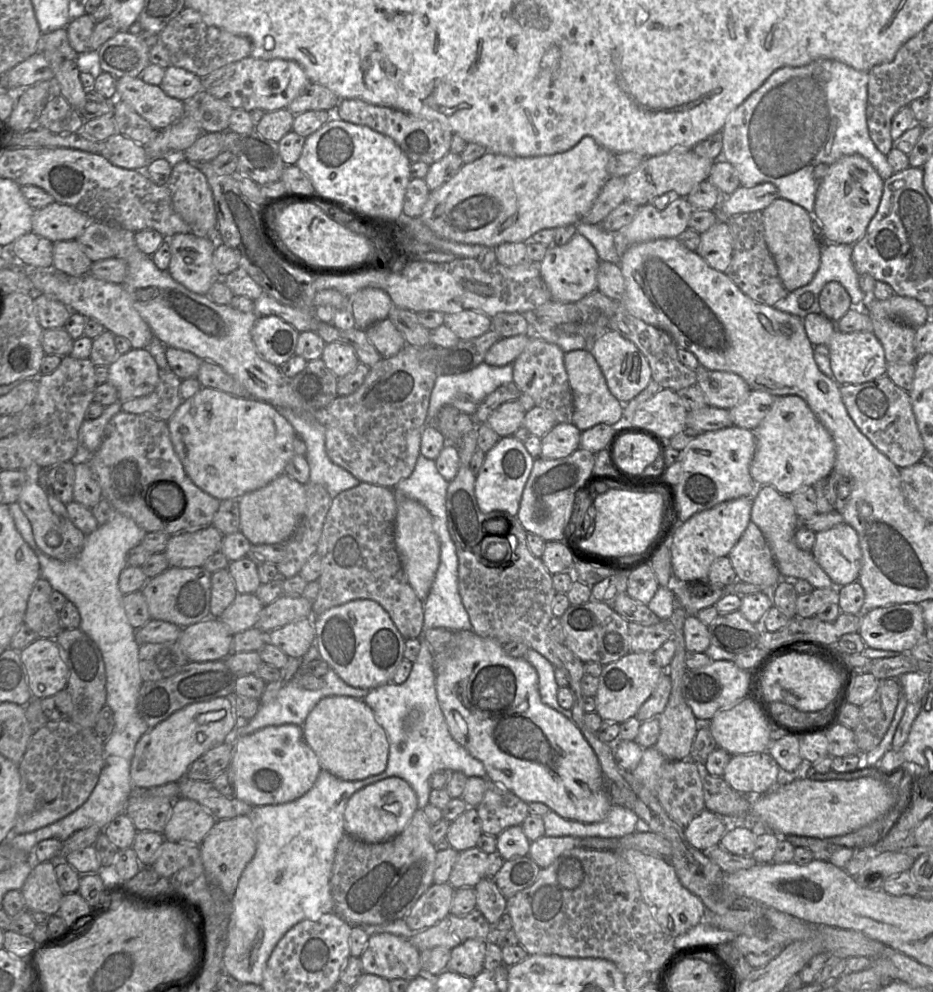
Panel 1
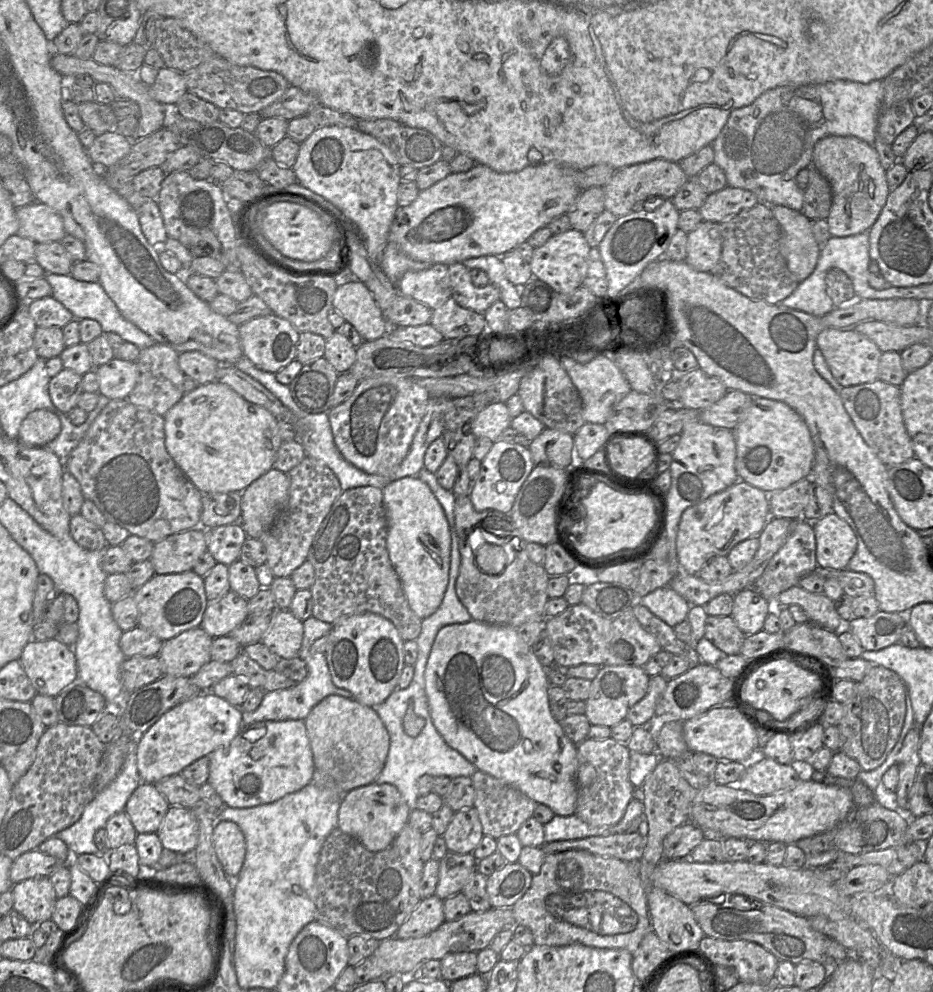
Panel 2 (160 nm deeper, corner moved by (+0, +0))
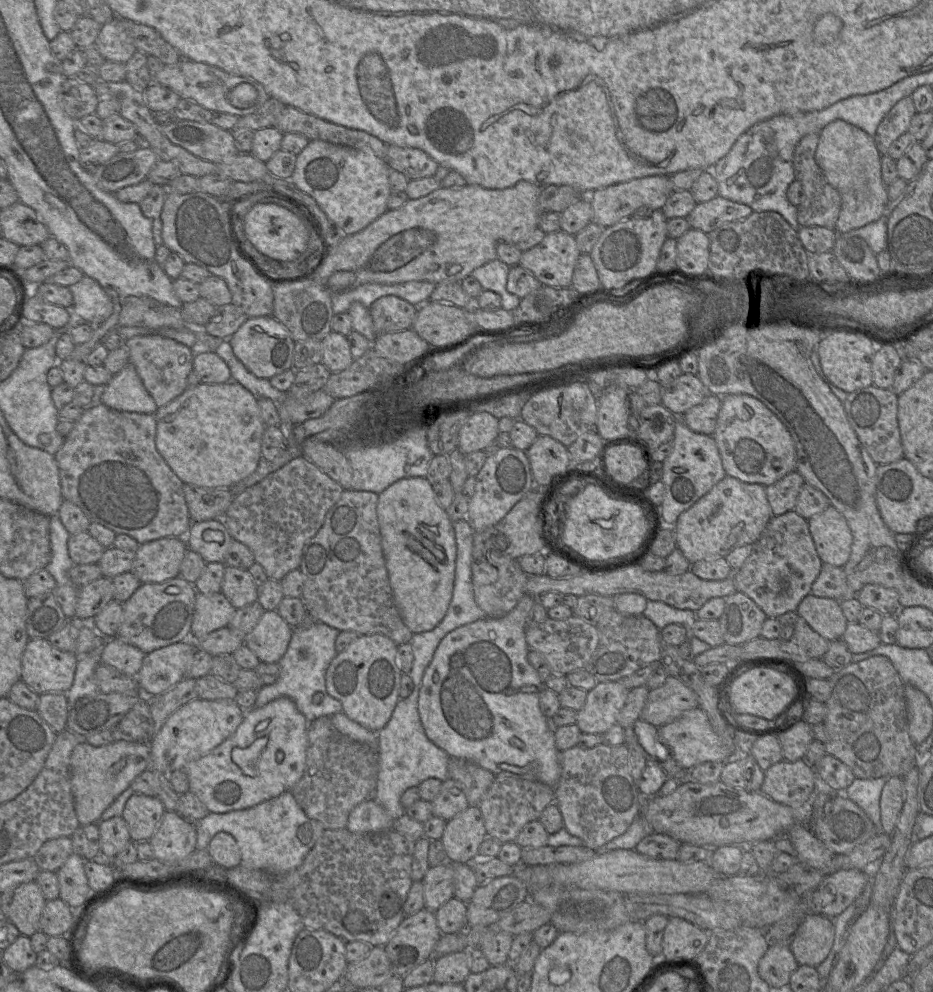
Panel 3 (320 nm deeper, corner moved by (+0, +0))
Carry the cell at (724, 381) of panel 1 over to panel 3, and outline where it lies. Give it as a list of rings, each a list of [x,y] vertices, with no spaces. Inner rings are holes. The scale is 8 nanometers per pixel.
[[[683,373],[670,383],[660,384],[661,404],[675,416],[683,416],[710,394],[697,375]]]

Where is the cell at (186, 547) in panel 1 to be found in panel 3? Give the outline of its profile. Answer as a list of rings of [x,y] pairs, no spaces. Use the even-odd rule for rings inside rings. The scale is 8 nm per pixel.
[[[165,537],[138,546],[131,572],[143,583],[162,583],[180,575],[188,547],[185,537]]]

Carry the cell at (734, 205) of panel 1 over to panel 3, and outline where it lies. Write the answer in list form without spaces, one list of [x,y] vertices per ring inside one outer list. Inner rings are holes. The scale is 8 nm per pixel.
[[[717,195],[709,201],[697,203],[686,218],[691,228],[707,234],[724,223],[745,219],[752,213],[749,206]]]

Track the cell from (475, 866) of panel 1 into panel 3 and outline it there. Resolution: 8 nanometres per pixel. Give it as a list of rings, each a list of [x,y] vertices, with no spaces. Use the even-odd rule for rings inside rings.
[[[449,861],[430,866],[421,881],[424,888],[425,908],[429,910],[436,911],[454,897],[454,869]]]

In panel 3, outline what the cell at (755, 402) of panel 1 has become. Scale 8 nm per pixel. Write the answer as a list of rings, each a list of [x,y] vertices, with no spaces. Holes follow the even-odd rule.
[[[708,394],[700,404],[683,415],[684,422],[692,431],[712,436],[716,429],[721,405],[721,396]]]

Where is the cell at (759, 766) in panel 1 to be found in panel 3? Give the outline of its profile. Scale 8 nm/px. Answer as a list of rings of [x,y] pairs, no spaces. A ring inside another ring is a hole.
[[[805,759],[796,760],[795,762],[782,760],[764,772],[764,781],[760,792],[777,803],[801,806],[801,804],[811,799],[814,789],[816,791],[816,777],[816,771]]]

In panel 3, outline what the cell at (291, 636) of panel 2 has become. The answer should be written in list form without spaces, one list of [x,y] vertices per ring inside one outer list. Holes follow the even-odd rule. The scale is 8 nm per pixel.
[[[277,610],[265,611],[257,625],[244,638],[244,644],[261,662],[278,663],[291,640],[293,628]]]

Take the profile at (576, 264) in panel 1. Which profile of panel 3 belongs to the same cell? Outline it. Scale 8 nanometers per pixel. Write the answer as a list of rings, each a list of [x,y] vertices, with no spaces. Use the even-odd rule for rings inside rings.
[[[559,230],[546,233],[539,244],[523,251],[519,265],[529,270],[542,285],[565,288],[571,287],[580,255],[575,236]]]

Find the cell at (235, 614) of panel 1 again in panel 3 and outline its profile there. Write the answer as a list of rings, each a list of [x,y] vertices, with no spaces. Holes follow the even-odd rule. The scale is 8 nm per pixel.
[[[222,592],[197,593],[190,639],[199,641],[220,628],[227,627],[236,609]]]

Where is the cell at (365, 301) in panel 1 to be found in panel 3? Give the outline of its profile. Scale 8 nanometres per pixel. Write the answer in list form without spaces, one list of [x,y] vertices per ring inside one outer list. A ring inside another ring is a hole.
[[[316,139],[311,140],[297,155],[290,180],[299,191],[315,200],[344,235],[353,235],[388,210],[388,199],[392,193],[389,172],[386,159],[370,151]]]

